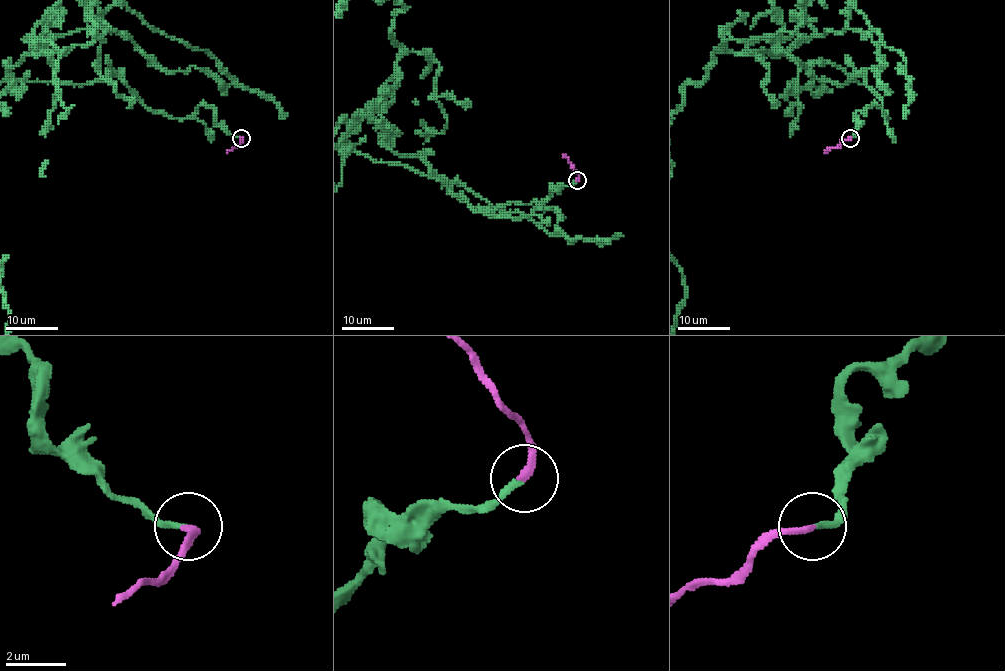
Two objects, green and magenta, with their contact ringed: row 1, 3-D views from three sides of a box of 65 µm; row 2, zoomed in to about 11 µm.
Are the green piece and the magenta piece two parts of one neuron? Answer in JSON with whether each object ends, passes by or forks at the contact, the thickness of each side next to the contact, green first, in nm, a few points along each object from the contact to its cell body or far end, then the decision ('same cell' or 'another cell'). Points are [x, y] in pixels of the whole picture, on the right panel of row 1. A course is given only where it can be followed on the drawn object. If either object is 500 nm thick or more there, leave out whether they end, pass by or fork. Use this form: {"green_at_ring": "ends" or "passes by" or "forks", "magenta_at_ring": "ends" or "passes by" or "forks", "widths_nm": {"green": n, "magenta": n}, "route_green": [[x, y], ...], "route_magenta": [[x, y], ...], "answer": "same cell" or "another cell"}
{"green_at_ring": "ends", "magenta_at_ring": "ends", "widths_nm": {"green": 190, "magenta": 220}, "route_green": [[851, 137], [887, 119], [862, 74], [718, 51], [685, 86]], "route_magenta": [[850, 137], [824, 151]], "answer": "same cell"}

